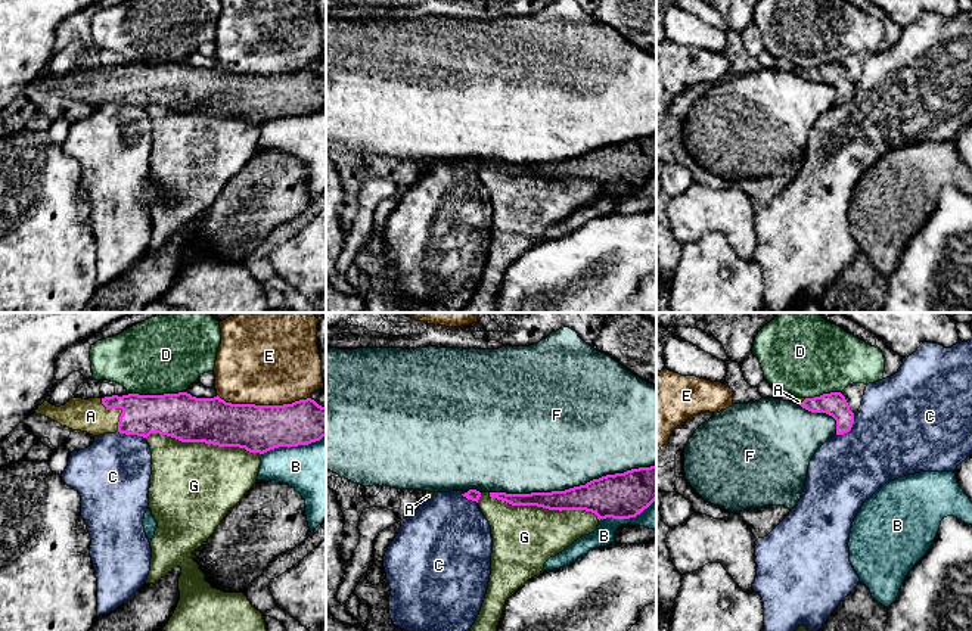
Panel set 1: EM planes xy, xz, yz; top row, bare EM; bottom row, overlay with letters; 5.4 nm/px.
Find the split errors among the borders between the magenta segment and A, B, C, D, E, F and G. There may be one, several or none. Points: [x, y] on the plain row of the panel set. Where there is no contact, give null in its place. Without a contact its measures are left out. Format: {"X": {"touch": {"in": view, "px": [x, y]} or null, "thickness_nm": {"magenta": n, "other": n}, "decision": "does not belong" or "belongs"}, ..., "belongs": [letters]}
{"A": {"touch": {"in": "xy", "px": [120, 77]}, "thickness_nm": {"magenta": 220, "other": 180}, "decision": "belongs"}, "B": {"touch": {"in": "xy", "px": [294, 115]}, "thickness_nm": {"magenta": 260, "other": 360}, "decision": "does not belong"}, "C": {"touch": {"in": "yz", "px": [851, 96]}, "thickness_nm": {"magenta": 130, "other": 480}, "decision": "does not belong"}, "D": {"touch": {"in": "xy", "px": [158, 65]}, "thickness_nm": {"magenta": 260, "other": 360}, "decision": "does not belong"}, "E": {"touch": {"in": "xy", "px": [263, 75]}, "thickness_nm": {"magenta": 260, "other": 420}, "decision": "does not belong"}, "F": {"touch": {"in": "xz", "px": [573, 158]}, "thickness_nm": {"magenta": 240, "other": 480}, "decision": "does not belong"}, "G": {"touch": {"in": "xy", "px": [204, 111]}, "thickness_nm": {"magenta": 260, "other": 480}, "decision": "does not belong"}, "belongs": ["A"]}

